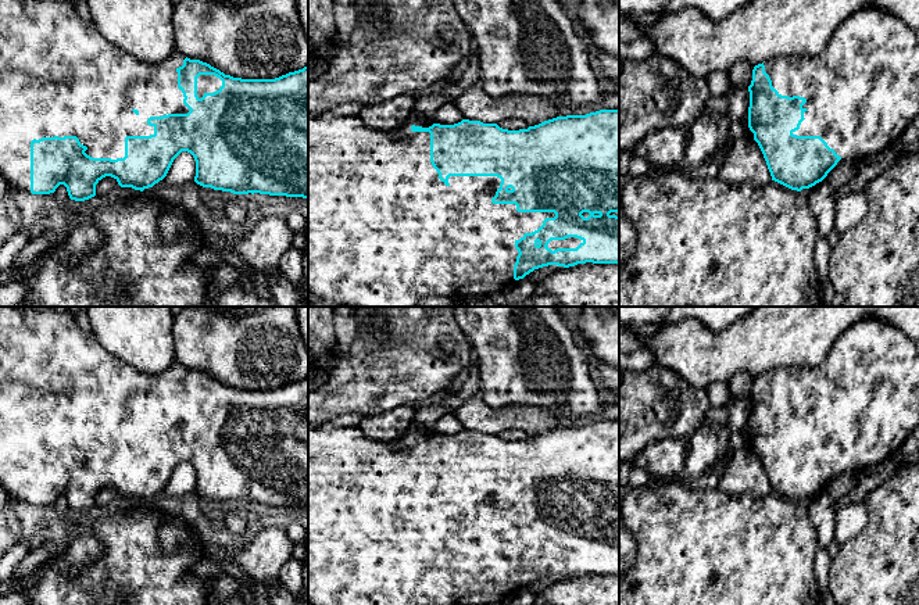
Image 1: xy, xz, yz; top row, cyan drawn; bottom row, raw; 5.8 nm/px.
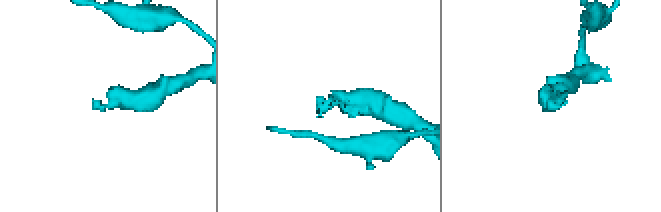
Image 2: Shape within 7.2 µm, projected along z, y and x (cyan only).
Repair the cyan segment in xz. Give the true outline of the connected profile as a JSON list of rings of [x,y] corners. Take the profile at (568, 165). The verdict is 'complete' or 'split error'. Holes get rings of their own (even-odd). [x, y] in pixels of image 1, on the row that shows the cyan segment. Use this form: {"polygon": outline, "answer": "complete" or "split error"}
{"polygon": [[[600,110],[586,115],[566,115],[544,121],[528,129],[508,130],[497,123],[462,119],[454,125],[408,121],[391,130],[373,130],[360,117],[333,117],[329,114],[308,119],[308,307],[418,307],[423,297],[440,296],[455,302],[473,296],[490,296],[505,290],[512,282],[523,279],[534,269],[577,264],[619,264],[619,110]]], "answer": "split error"}

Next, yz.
{"polygon": [[[863,8],[847,18],[816,57],[784,56],[752,69],[745,125],[754,133],[772,180],[801,191],[822,182],[838,164],[859,164],[901,139],[919,114],[919,36],[887,11]]], "answer": "split error"}

